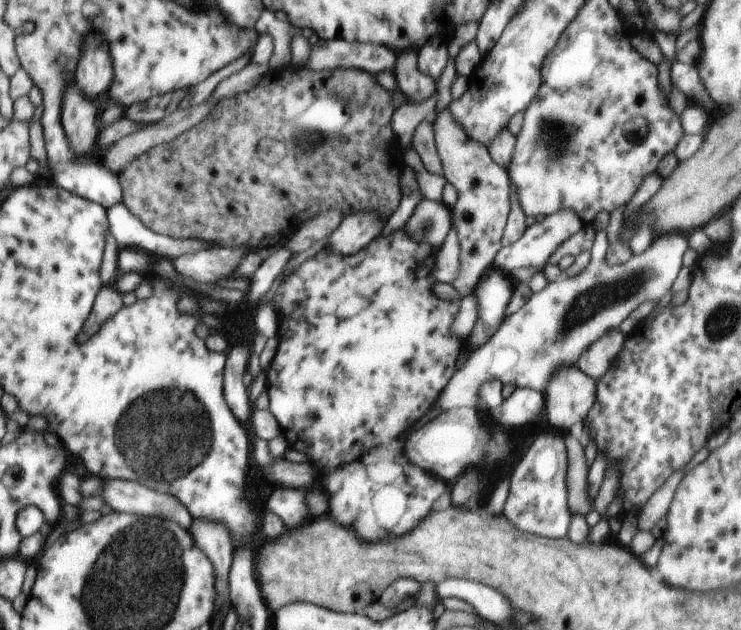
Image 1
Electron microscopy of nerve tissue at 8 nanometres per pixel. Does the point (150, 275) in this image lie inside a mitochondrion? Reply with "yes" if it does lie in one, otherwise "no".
no

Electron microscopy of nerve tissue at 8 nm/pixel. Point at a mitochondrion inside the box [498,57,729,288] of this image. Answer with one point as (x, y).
(555, 134)

